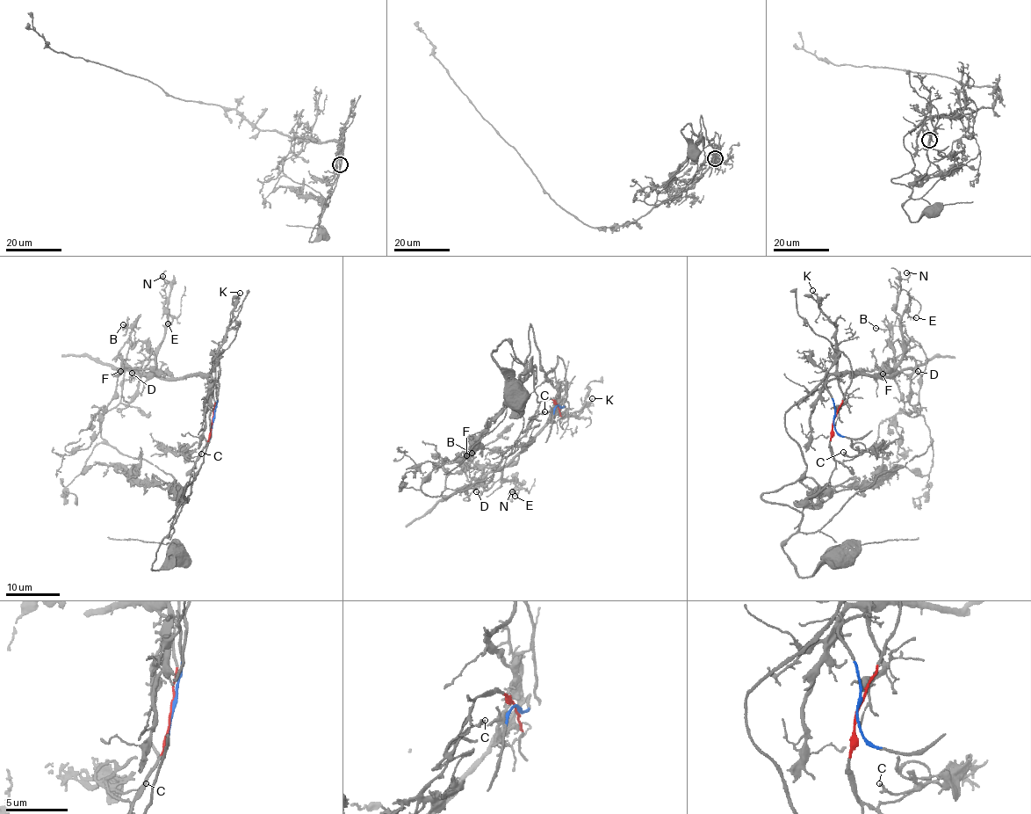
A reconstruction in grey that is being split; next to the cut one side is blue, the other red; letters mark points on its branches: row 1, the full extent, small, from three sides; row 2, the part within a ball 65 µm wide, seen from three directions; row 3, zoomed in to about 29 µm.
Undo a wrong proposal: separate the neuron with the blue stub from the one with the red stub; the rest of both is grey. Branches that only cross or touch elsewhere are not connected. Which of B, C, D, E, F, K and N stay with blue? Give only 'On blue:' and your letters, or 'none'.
On blue: D, E, K, N

